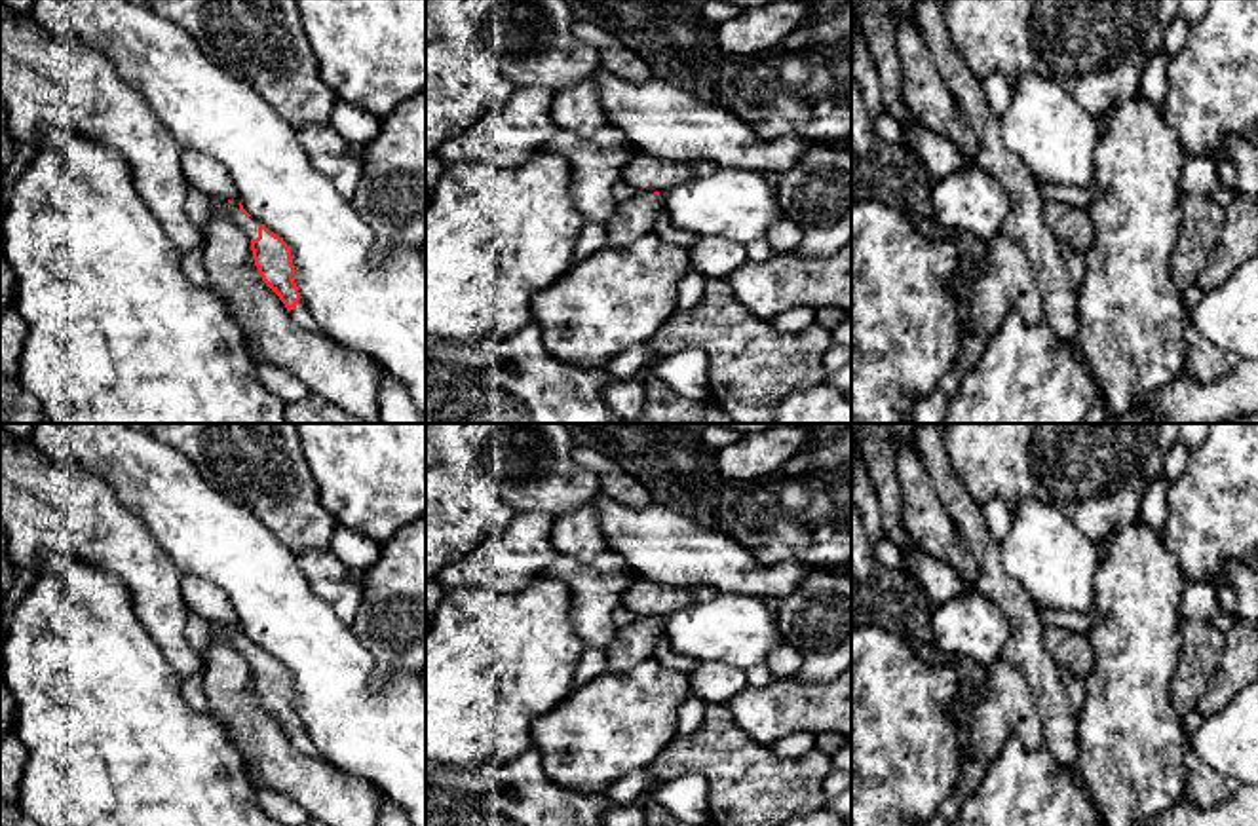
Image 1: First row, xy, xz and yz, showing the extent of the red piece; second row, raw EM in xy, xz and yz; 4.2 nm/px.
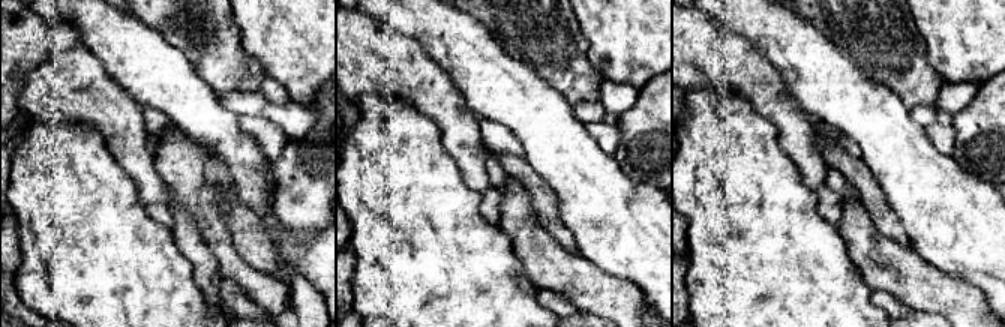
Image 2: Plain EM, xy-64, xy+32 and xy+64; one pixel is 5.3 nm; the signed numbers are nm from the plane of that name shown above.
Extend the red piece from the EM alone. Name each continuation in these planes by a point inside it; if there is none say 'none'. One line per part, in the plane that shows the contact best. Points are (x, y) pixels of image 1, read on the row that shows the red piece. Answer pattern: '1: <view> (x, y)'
1: xy (247, 225)
2: xy (301, 314)

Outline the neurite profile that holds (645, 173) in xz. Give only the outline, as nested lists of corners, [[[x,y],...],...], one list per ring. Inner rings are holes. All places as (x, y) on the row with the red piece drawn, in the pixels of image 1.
[[[637,150],[621,171],[621,178],[639,192],[667,192],[669,188],[715,173],[718,165],[707,158],[675,160]]]

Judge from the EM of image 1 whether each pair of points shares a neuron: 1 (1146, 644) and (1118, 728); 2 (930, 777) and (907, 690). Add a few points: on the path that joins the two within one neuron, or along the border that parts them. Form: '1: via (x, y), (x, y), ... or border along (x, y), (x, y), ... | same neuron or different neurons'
1: via (1133, 665), (1127, 707) | same neuron
2: via (909, 756), (907, 711) | same neuron

